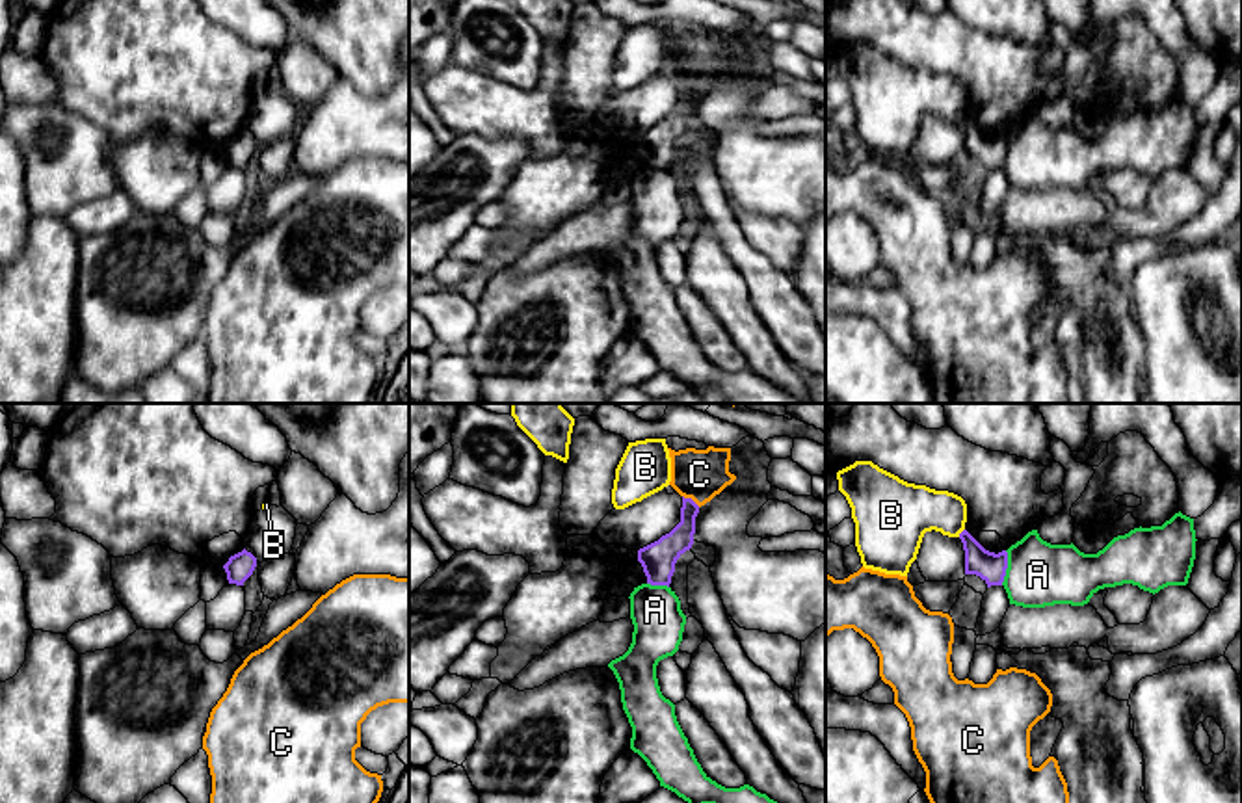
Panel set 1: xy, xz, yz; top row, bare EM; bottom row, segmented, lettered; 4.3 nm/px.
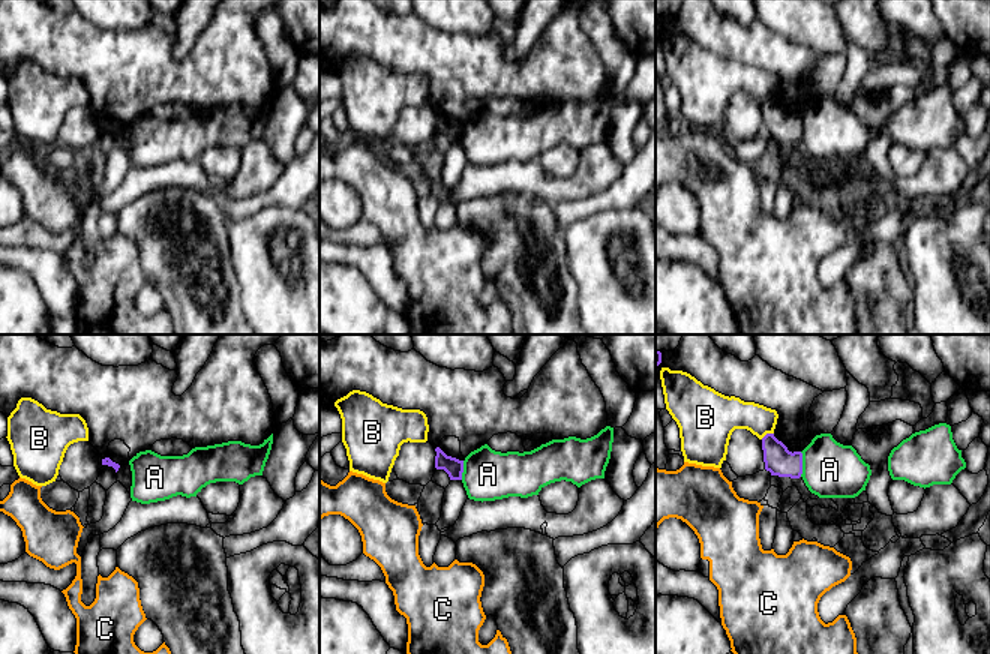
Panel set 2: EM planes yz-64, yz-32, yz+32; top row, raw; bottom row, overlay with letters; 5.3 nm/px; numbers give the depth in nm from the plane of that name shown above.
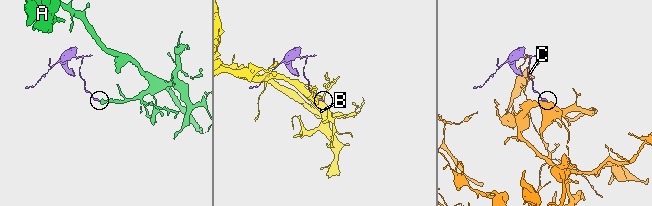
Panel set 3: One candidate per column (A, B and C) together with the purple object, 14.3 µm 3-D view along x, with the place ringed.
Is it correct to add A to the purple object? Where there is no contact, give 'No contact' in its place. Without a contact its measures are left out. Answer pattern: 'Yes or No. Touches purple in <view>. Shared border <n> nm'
No. Touches purple in yz. Shared border 150 nm

